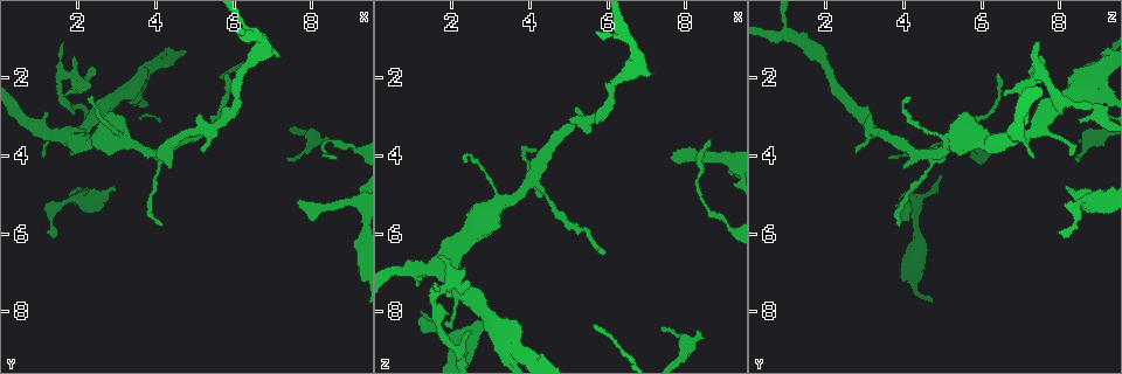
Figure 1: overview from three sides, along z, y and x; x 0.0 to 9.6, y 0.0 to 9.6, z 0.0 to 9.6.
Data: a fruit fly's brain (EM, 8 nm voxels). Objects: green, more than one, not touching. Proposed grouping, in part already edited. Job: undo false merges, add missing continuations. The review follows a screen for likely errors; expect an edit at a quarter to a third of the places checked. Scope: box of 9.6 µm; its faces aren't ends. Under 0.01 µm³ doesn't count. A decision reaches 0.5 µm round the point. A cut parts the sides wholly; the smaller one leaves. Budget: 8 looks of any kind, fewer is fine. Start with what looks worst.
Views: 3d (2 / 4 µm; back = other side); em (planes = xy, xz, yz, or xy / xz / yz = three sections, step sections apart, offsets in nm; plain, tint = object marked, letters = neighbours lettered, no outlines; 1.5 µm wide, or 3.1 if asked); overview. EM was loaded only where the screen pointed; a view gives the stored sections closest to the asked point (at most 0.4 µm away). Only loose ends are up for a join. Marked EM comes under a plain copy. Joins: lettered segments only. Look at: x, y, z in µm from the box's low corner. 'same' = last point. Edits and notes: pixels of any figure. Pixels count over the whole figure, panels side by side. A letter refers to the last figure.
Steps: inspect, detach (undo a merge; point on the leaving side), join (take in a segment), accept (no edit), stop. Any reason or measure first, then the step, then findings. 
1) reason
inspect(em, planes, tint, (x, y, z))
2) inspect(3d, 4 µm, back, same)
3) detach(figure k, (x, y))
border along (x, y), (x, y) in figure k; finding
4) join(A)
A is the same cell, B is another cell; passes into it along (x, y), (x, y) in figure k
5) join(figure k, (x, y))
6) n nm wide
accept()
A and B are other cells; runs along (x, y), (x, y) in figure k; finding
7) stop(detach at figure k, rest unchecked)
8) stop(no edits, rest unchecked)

free end
inspect(em, planes, letters, (7.55, 5.15, 4.05))

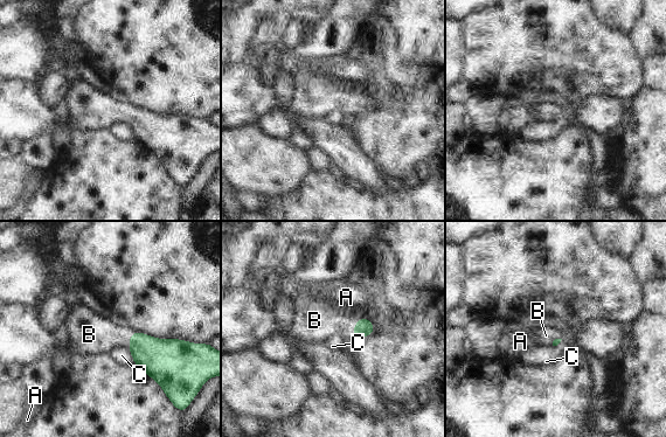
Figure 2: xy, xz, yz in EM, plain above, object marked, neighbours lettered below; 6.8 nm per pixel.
join(B)
B is the same cell, A and C are other cells; passes into it along (363, 327), (353, 327), (318, 319) in figure 2; the neuron continues

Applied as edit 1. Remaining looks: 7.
thin end
inspect(3d, 4 µm, (4.15, 5.75, 3.90))

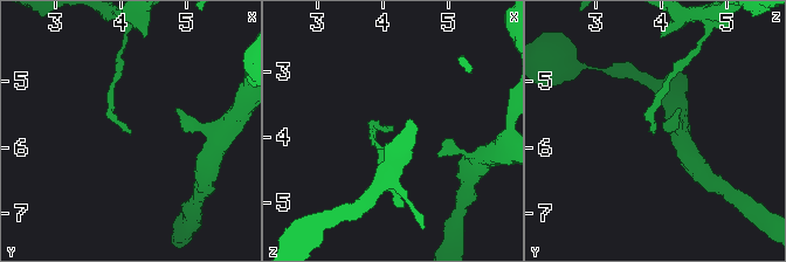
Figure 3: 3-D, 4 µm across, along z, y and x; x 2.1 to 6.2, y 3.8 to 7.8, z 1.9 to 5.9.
inspect(em, planes, letters, (4.15, 5.75, 3.90))

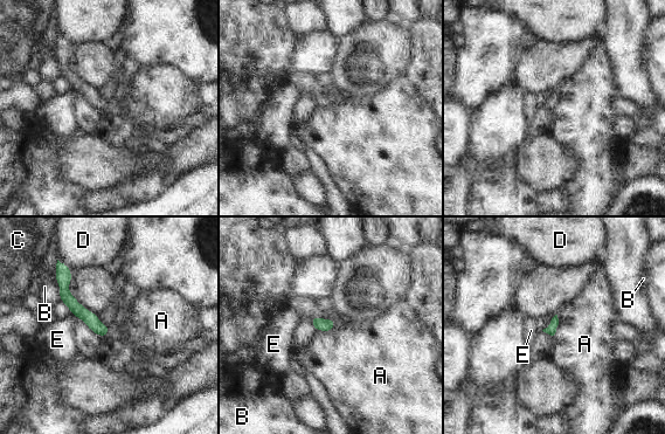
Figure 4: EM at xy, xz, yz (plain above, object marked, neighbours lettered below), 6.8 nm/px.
80 nm wide
accept()
A, B, C, D and E are other cells; none of them fits

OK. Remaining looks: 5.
stop(join at figure 2, rest unchecked)

